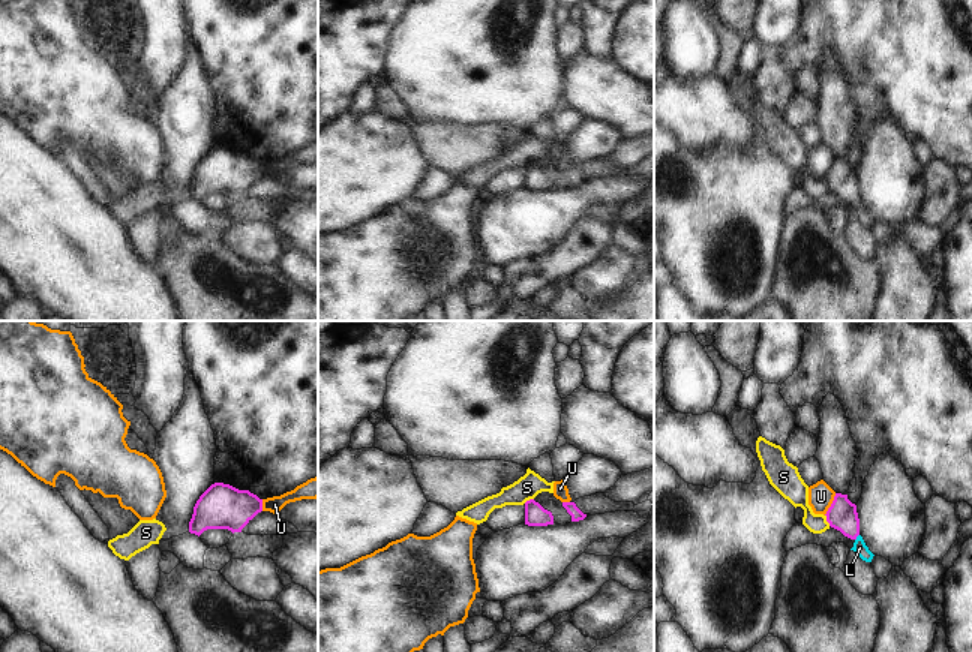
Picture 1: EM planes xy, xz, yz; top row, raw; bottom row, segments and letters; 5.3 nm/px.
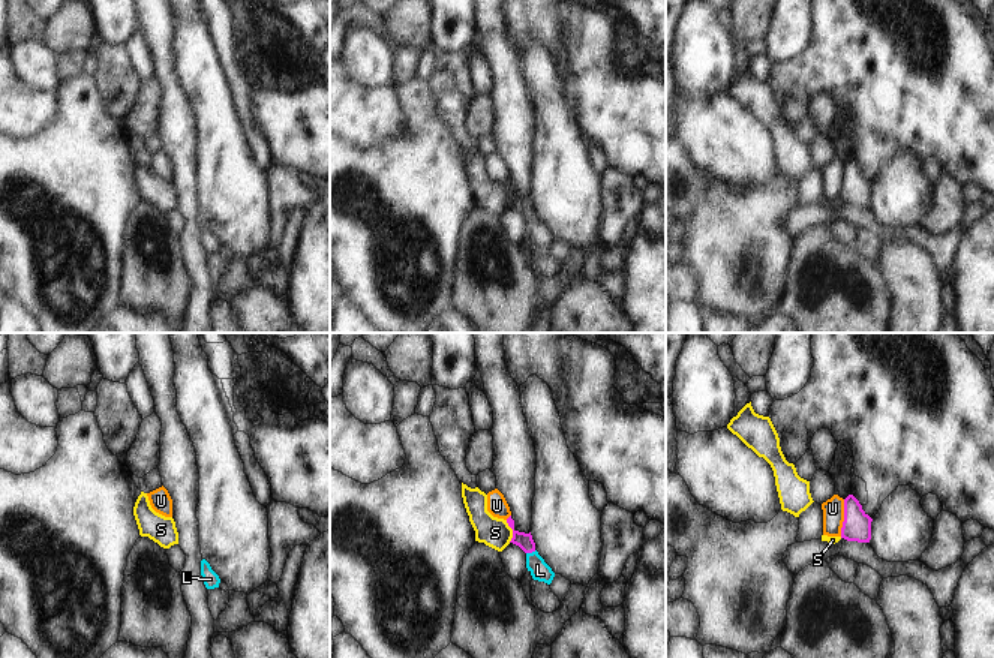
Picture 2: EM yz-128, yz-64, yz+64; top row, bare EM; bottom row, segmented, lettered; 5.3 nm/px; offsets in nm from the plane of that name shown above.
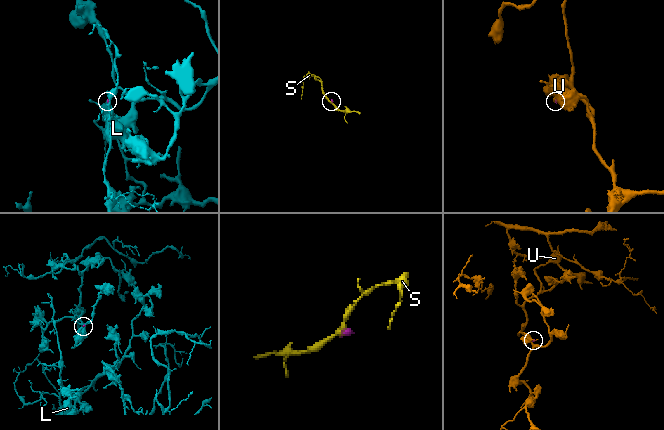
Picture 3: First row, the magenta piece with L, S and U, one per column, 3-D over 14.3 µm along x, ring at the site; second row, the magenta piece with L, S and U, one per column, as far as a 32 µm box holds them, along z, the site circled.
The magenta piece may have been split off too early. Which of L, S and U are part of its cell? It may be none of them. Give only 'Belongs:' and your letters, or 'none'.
Belongs: L

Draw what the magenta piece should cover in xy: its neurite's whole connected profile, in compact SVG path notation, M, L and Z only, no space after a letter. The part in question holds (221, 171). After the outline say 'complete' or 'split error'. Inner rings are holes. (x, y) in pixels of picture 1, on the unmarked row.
M212 148L196 165L189 186L189 196L201 199L207 193L242 193L262 175L262 163L249 154L230 148Z; complete

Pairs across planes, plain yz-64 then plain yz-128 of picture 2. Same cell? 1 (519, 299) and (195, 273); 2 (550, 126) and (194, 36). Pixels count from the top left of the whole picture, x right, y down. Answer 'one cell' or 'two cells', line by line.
1: two cells
2: one cell

